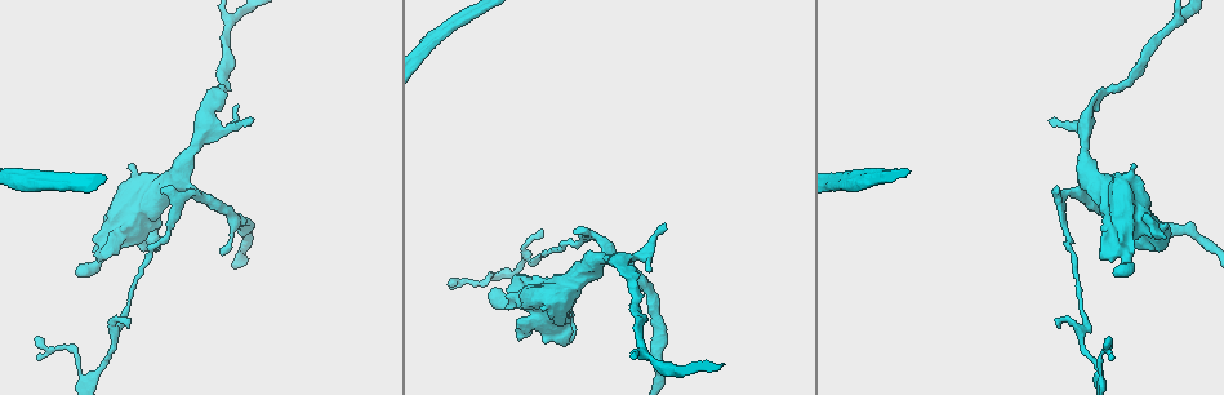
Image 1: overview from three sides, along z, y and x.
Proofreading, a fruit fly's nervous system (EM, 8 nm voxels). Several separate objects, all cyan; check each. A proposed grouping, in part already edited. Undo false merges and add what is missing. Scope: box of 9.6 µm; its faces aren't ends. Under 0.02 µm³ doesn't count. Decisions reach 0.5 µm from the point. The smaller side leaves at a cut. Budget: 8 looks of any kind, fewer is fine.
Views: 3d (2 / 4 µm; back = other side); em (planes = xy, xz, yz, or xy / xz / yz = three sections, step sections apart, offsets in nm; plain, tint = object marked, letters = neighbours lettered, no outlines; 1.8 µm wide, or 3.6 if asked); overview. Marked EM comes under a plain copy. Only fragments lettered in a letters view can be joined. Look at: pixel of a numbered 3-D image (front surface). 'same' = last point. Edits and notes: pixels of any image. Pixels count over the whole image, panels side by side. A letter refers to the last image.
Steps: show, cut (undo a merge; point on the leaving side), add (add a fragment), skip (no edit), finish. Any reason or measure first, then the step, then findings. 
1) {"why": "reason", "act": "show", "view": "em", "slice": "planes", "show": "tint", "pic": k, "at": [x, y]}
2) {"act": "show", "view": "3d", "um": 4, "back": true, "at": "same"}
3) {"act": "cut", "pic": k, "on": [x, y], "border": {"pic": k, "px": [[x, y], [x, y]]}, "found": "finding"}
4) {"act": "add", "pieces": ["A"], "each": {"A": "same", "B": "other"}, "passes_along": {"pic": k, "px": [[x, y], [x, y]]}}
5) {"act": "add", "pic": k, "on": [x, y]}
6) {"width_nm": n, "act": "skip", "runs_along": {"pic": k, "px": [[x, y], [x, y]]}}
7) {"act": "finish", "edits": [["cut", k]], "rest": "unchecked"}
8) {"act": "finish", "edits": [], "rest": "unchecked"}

{"why": "tapers out", "act": "show", "view": "em", "um": 3.6, "slice": "planes", "show": "letters", "pic": 1, "at": [542, 235]}

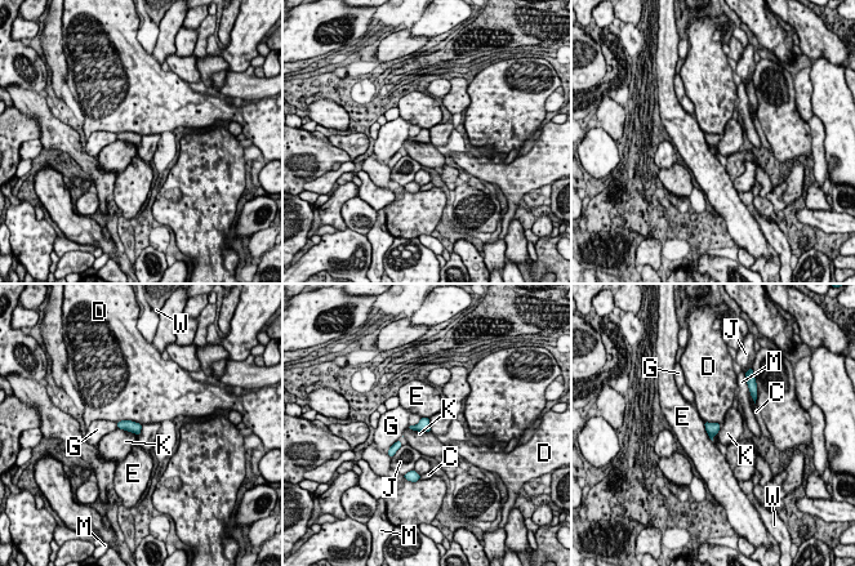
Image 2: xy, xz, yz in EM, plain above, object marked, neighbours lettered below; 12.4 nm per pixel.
{"act": "skip", "each": {"C": "other", "D": "other", "E": "other", "G": "other", "J": "other", "K": "other", "M": "other", "W": "other"}, "found": "no lettered fragment goes on from it"}

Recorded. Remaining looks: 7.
{"why": "tapers out", "act": "show", "view": "em", "slice": "planes", "show": "tint", "pic": 1, "at": [1112, 339]}

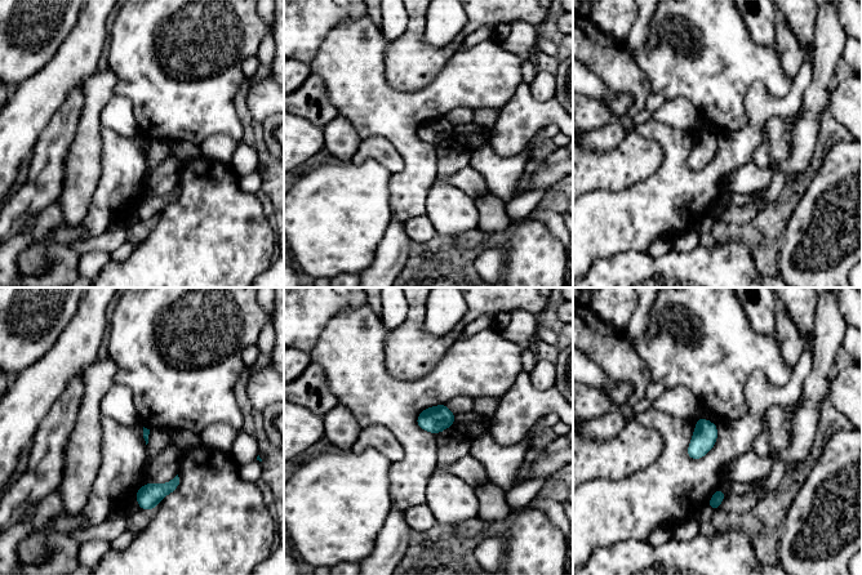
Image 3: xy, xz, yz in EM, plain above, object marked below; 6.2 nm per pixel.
{"act": "show", "view": "em", "slice": "planes", "show": "letters", "at": "same"}

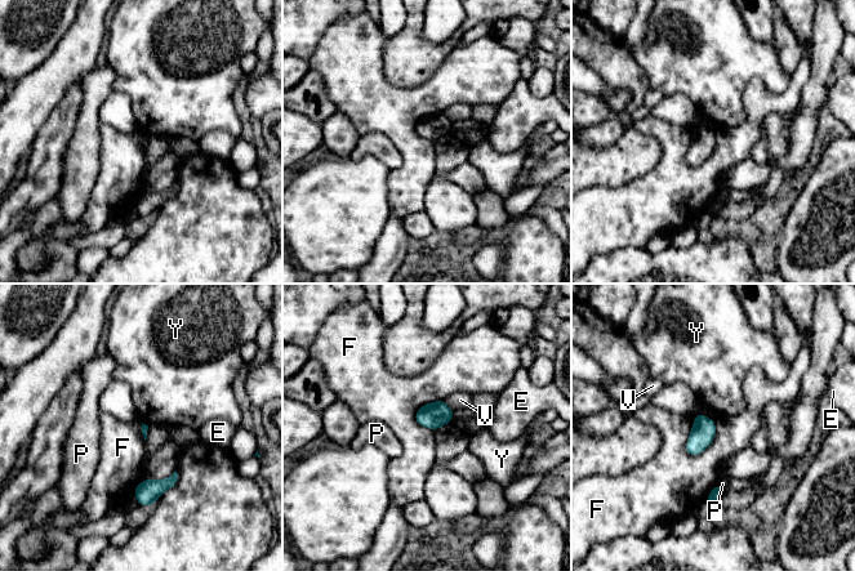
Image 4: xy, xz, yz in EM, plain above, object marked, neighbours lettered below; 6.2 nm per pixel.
{"act": "skip", "each": {"E": "other", "F": "other", "P": "other", "V": "other", "Y": "other"}, "border": {"pic": 4, "px": [[694, 415], [686, 444], [690, 455]]}, "found": "no lettered fragment goes on from it"}

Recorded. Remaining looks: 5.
{"why": "an open end", "act": "show", "view": "em", "slice": "planes", "show": "letters", "pic": 1, "at": [1165, 236]}

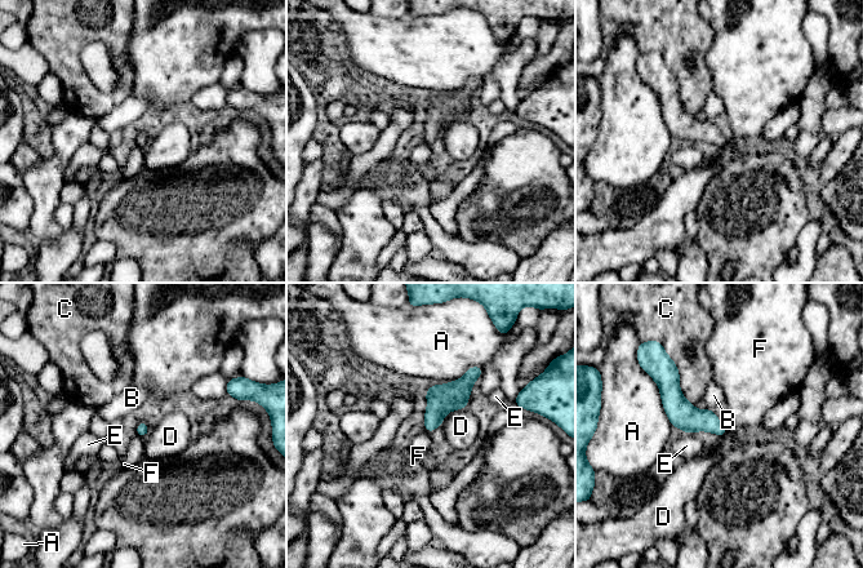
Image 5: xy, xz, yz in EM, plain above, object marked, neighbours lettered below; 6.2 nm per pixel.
{"act": "skip", "each": {"A": "other", "B": "other", "C": "other", "D": "other", "E": "other", "F": "other"}, "runs_along": {"pic": 5, "px": [[671, 368], [671, 395], [720, 431]]}, "found": "none of them fits"}

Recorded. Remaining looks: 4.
{"why": "tapers out", "act": "show", "view": "em", "slice": "xy", "step": 4, "show": "letters", "pic": 1, "at": [237, 104]}

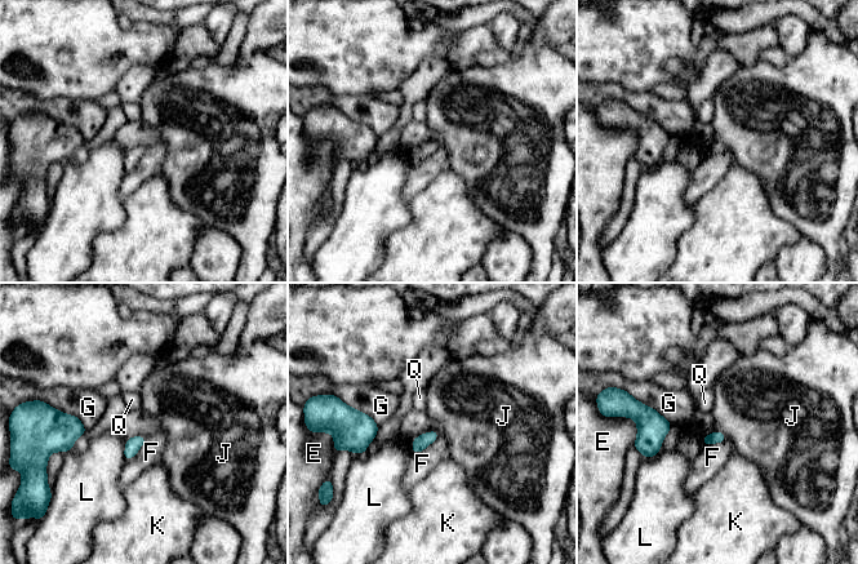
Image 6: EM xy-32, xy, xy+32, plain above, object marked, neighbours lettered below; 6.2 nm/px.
{"act": "show", "view": "em", "slice": "planes", "show": "letters", "at": "same"}

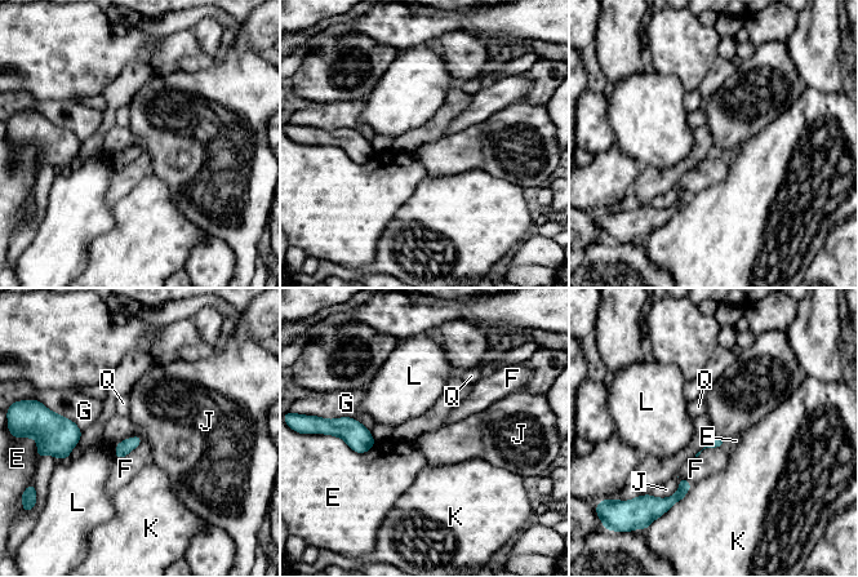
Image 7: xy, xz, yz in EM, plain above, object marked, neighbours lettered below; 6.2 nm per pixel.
{"act": "skip", "each": {"E": "other", "F": "other", "G": "other", "J": "other", "K": "other", "L": "other", "Q": "other"}, "border": {"pic": 7, "px": [[680, 479], [672, 495], [649, 495]]}, "found": "no lettered fragment goes on from it"}

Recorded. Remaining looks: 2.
{"act": "finish", "edits": [], "rest": "unchecked"}

